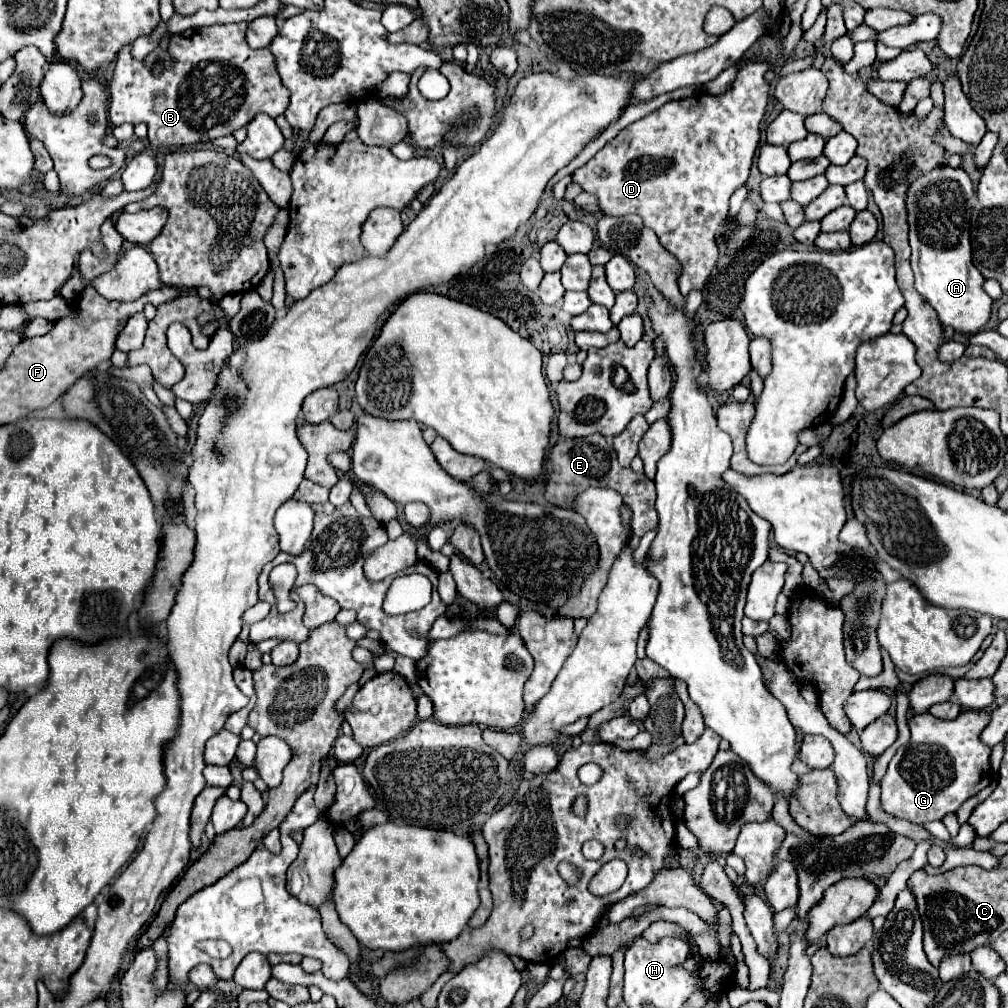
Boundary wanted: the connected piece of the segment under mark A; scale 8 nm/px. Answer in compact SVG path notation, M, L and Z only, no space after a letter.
M941 165L923 177L917 177L907 191L911 269L915 273L915 289L937 311L941 325L973 335L991 315L993 299L983 291L985 277L971 261L971 199L973 183L961 167Z

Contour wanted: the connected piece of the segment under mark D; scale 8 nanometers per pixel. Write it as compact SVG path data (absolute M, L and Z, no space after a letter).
M747 63L739 69L733 87L723 95L695 93L687 99L669 101L647 117L631 123L619 135L609 141L593 159L573 171L573 181L583 187L585 193L597 197L597 205L605 215L641 215L643 223L653 229L661 245L673 253L683 271L679 277L679 289L689 295L693 289L703 289L709 273L717 261L715 233L729 211L729 197L745 185L753 163L755 149L761 137L761 119L769 99L769 83L763 75L771 63Z

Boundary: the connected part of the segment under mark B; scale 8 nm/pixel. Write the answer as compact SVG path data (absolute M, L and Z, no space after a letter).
M247 23L211 25L173 35L169 43L169 55L173 57L175 65L171 69L163 69L163 73L157 77L149 67L131 57L129 45L121 49L115 75L109 85L109 125L117 127L121 123L145 123L149 127L149 147L135 155L121 175L125 191L139 191L151 185L157 173L159 149L189 147L193 143L201 143L201 135L207 135L209 139L231 135L235 129L245 127L257 113L267 113L269 117L285 113L289 105L289 91L281 83L281 77L275 69L275 59L269 49L251 49L245 41L245 29Z

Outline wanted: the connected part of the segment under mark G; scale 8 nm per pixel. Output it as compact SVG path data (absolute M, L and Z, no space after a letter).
M969 709L963 711L963 713L959 713L959 717L953 719L953 721L941 721L941 719L933 717L931 713L921 713L921 715L911 717L911 719L909 719L911 739L909 739L907 745L901 745L901 747L897 749L895 757L891 759L891 763L889 763L889 767L887 767L887 775L885 775L883 781L881 781L881 809L883 809L885 813L897 817L897 819L907 819L907 821L911 821L911 823L919 823L919 825L921 825L921 823L927 823L927 821L943 819L947 813L955 813L955 811L963 805L963 801L967 801L969 797L973 797L973 795L977 795L981 789L985 789L985 787L989 785L989 781L991 781L991 773L989 773L989 769L991 769L991 765L989 765L991 749L979 741L979 733L983 731L983 727L985 727L987 723L989 723L989 713L987 713L987 711L969 711Z

